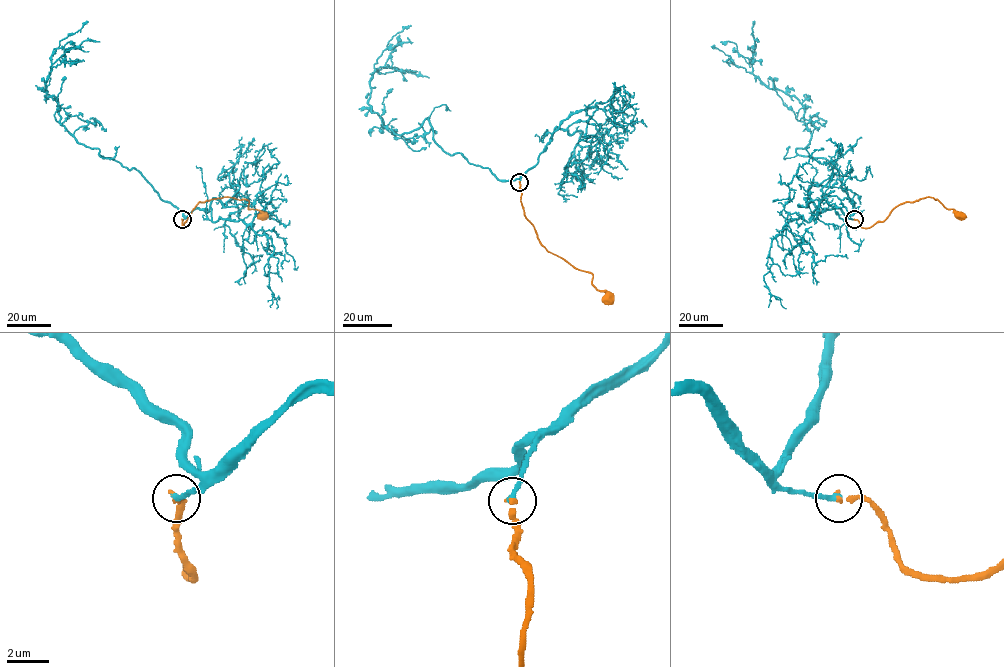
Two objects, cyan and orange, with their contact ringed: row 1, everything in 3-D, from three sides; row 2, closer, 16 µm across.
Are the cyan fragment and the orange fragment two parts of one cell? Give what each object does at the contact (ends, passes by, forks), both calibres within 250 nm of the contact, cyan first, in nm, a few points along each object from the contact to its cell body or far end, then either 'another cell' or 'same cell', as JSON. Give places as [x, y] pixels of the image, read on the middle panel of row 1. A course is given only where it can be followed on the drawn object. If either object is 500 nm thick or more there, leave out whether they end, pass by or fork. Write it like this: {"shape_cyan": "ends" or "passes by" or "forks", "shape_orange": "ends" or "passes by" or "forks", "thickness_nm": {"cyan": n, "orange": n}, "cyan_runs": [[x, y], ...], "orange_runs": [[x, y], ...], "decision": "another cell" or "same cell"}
{"shape_cyan": "ends", "shape_orange": "ends", "thickness_nm": {"cyan": 240, "orange": 280}, "cyan_runs": [[520, 182], [522, 174], [499, 180], [448, 154], [429, 117], [395, 134], [371, 111], [376, 70], [429, 78]], "orange_runs": [[520, 182], [523, 213], [533, 224], [539, 242], [574, 267], [590, 272], [593, 284], [603, 291], [608, 298]], "decision": "same cell"}

